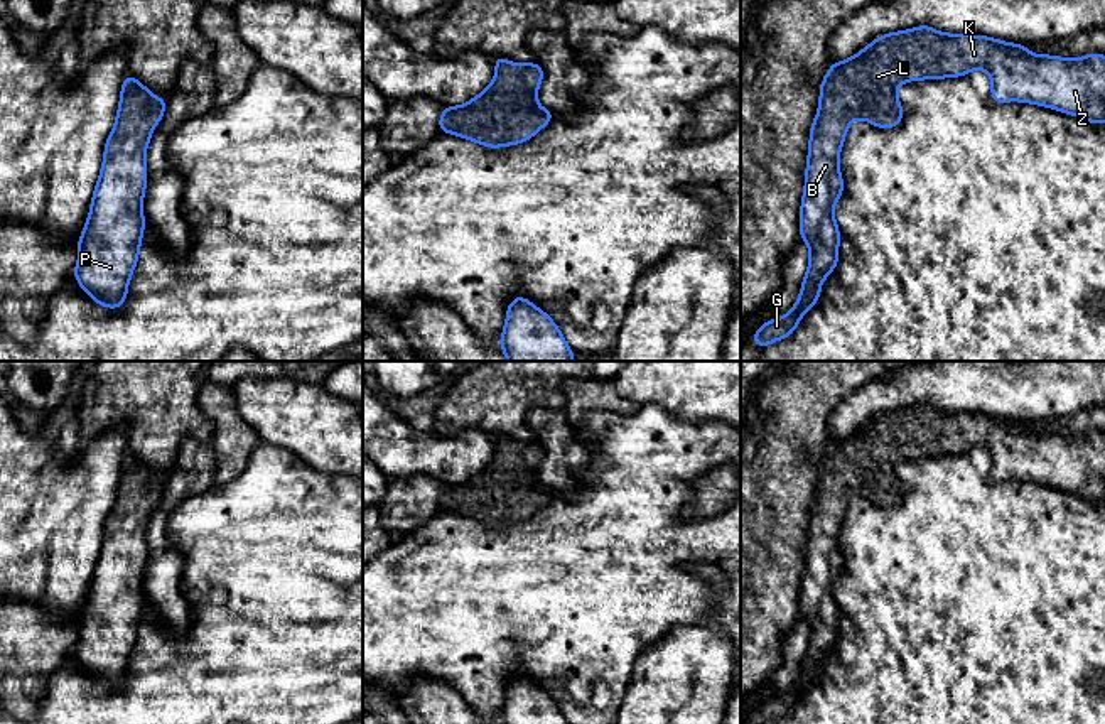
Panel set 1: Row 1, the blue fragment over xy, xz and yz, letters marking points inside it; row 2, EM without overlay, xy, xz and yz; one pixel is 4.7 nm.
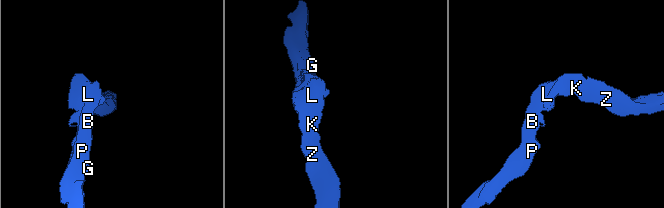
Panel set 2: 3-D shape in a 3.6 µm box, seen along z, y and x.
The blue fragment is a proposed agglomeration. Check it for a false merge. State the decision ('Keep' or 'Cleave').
Keep

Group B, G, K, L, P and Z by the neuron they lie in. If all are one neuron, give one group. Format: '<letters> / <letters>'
B G K L P Z

